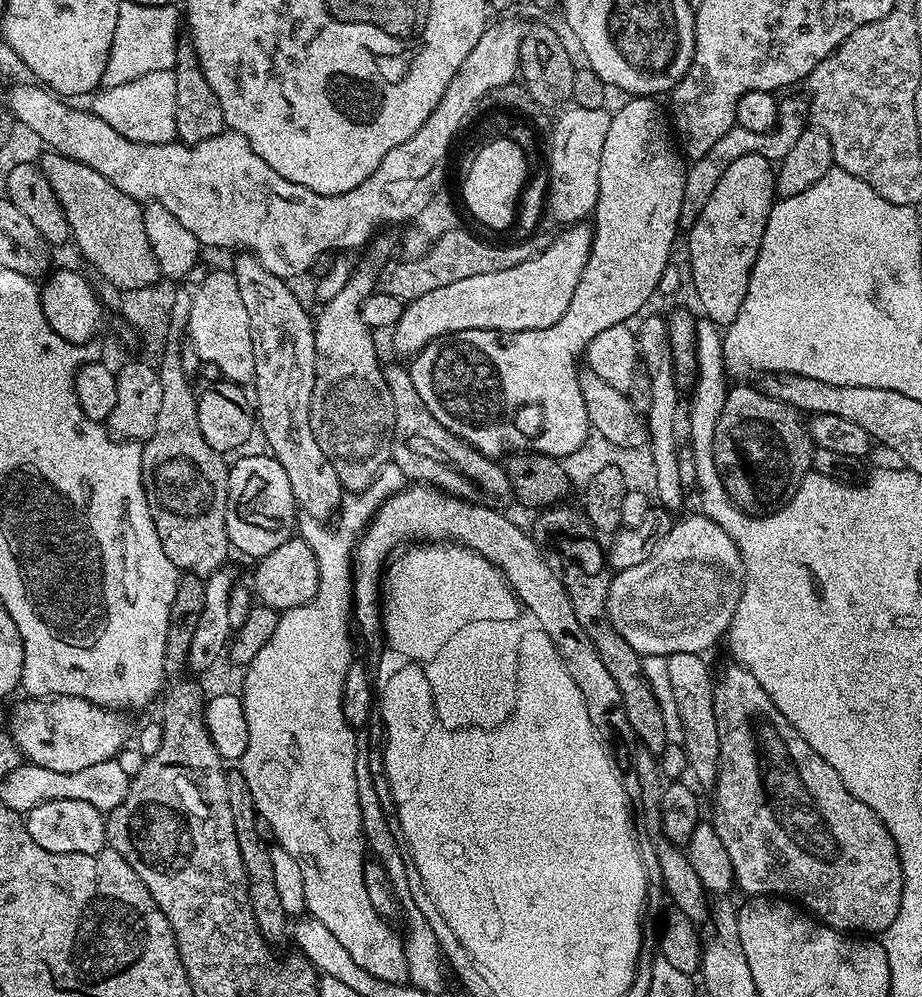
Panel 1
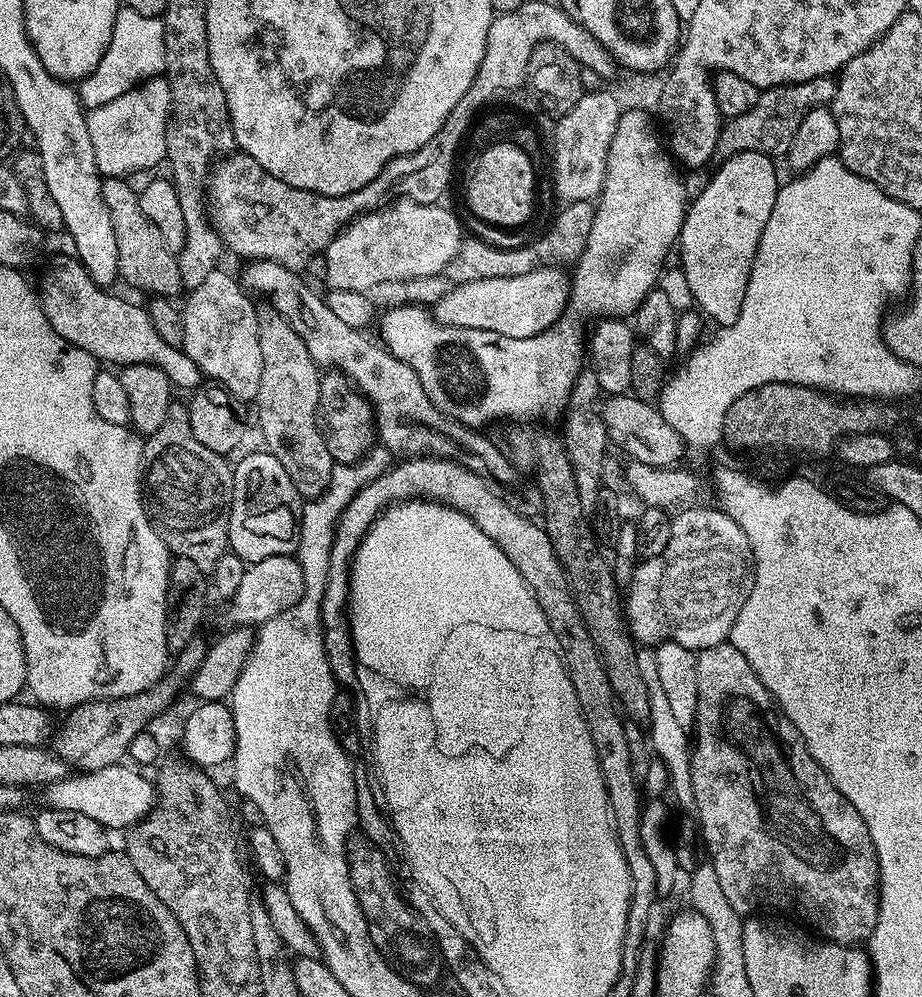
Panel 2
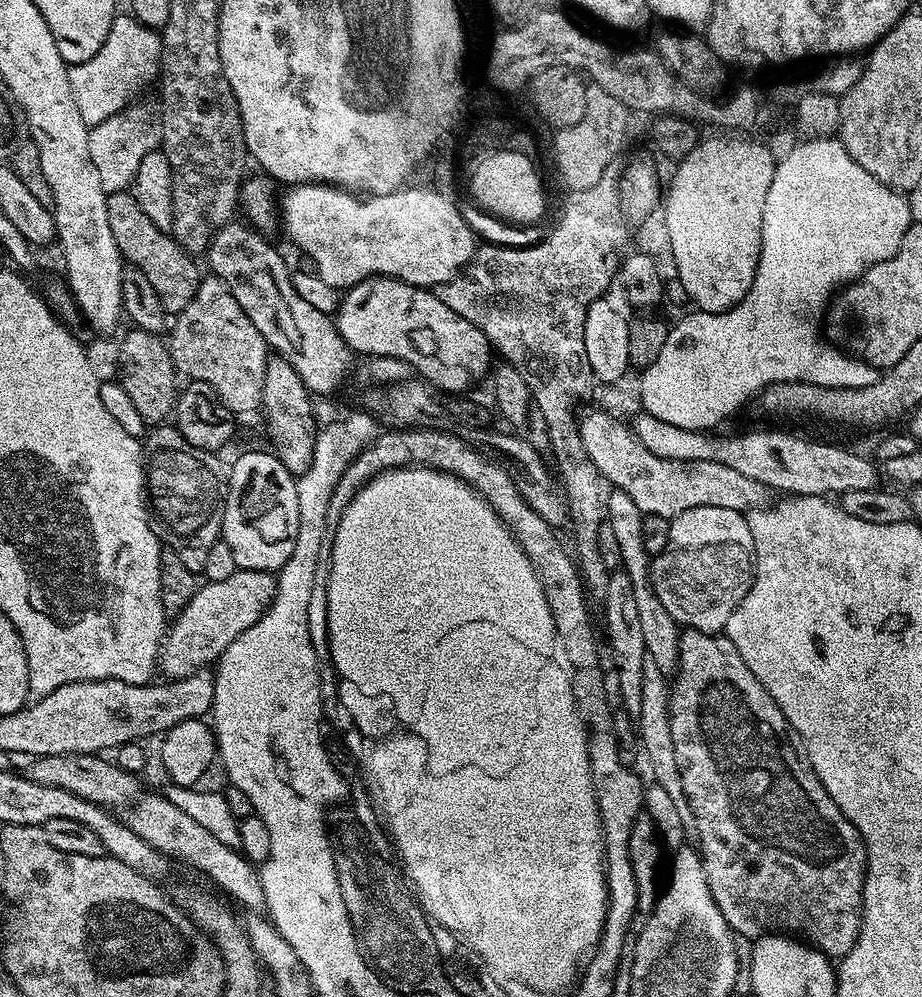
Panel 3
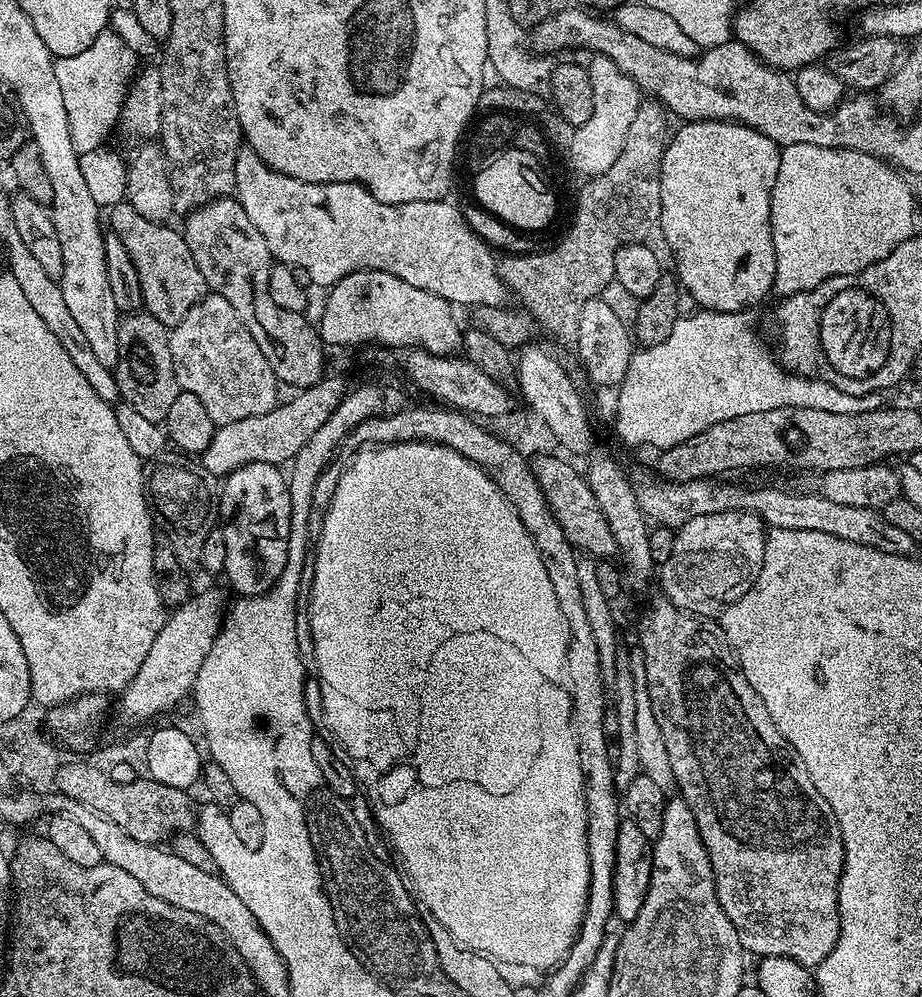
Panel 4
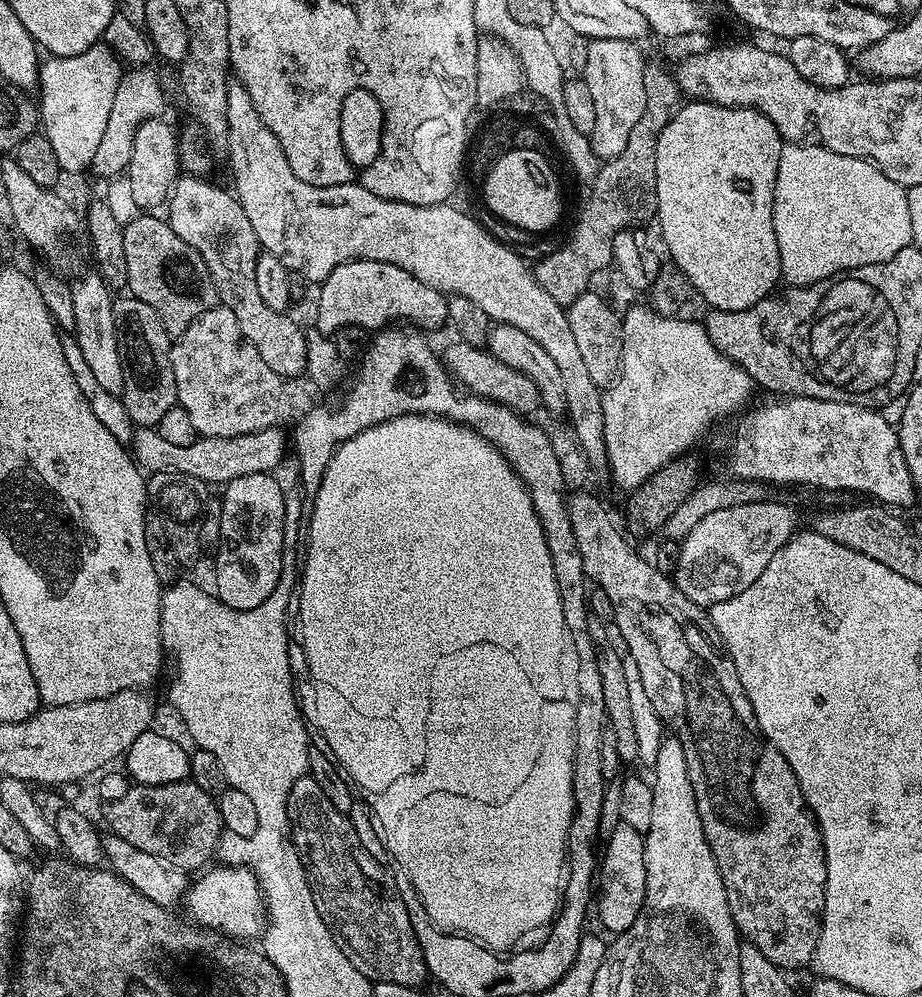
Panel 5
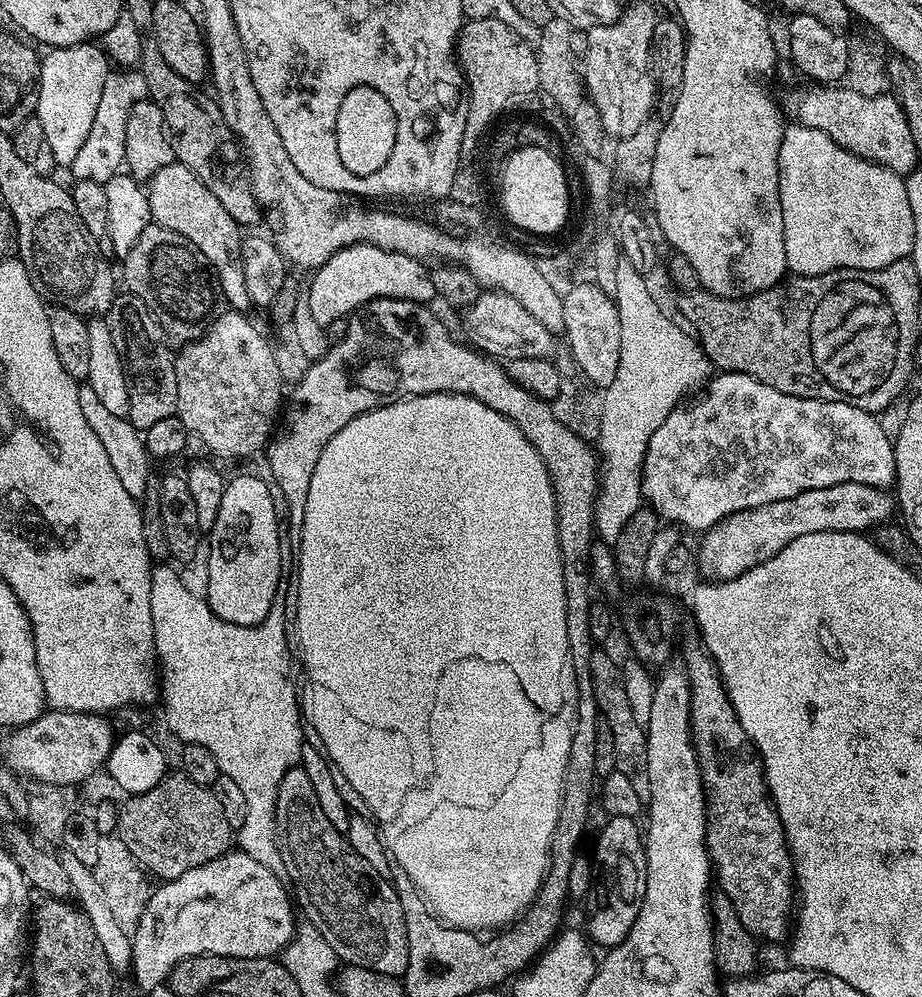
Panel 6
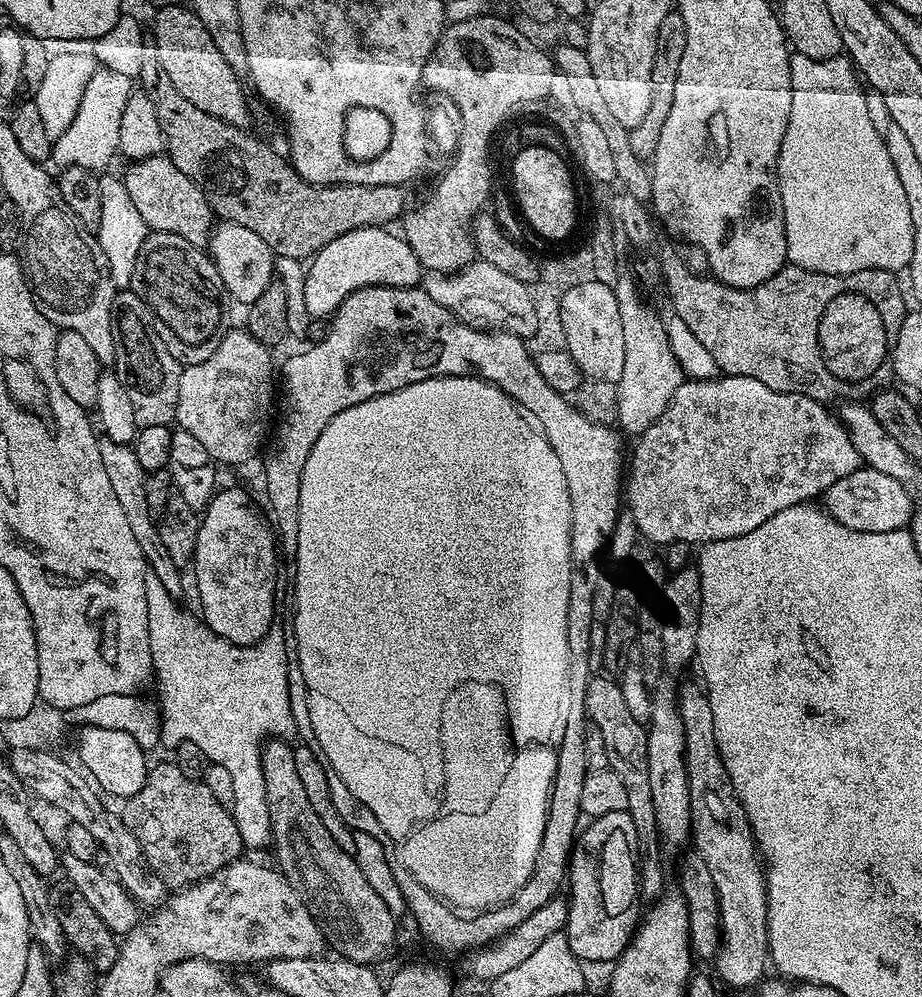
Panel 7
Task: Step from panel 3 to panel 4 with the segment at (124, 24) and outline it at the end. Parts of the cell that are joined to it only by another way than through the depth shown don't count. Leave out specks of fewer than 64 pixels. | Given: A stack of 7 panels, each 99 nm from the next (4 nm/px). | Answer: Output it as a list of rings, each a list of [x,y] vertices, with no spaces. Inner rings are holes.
[[[111,27],[103,28],[82,54],[55,57],[54,78],[62,89],[62,102],[70,118],[70,136],[77,152],[105,147],[108,135],[119,125],[120,111],[133,77],[138,72],[136,52]]]

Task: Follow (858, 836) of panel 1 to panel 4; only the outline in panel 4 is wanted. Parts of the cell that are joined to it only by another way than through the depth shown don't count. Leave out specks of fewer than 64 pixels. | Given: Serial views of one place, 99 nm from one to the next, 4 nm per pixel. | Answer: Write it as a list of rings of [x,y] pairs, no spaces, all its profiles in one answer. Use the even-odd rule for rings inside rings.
[[[659,598],[644,612],[640,620],[640,648],[646,662],[646,682],[643,687],[650,694],[650,702],[654,706],[654,718],[658,718],[658,726],[662,730],[662,742],[666,742],[666,754],[673,767],[673,778],[678,794],[694,810],[694,822],[698,822],[698,834],[706,846],[706,854],[710,858],[710,866],[714,870],[714,886],[718,894],[718,902],[722,910],[726,910],[726,918],[734,922],[734,930],[738,930],[738,942],[742,942],[745,953],[765,956],[785,956],[794,958],[796,962],[807,968],[815,969],[834,950],[840,933],[840,907],[838,906],[838,886],[844,873],[844,843],[842,830],[838,826],[838,818],[834,810],[830,810],[830,802],[818,794],[814,782],[810,782],[810,774],[806,770],[806,762],[798,758],[794,746],[782,738],[778,726],[774,726],[774,718],[770,718],[770,710],[762,702],[762,698],[750,686],[750,682],[740,671],[740,661],[736,653],[724,637],[719,623],[708,618],[695,616],[693,612],[674,606],[668,599]]]

